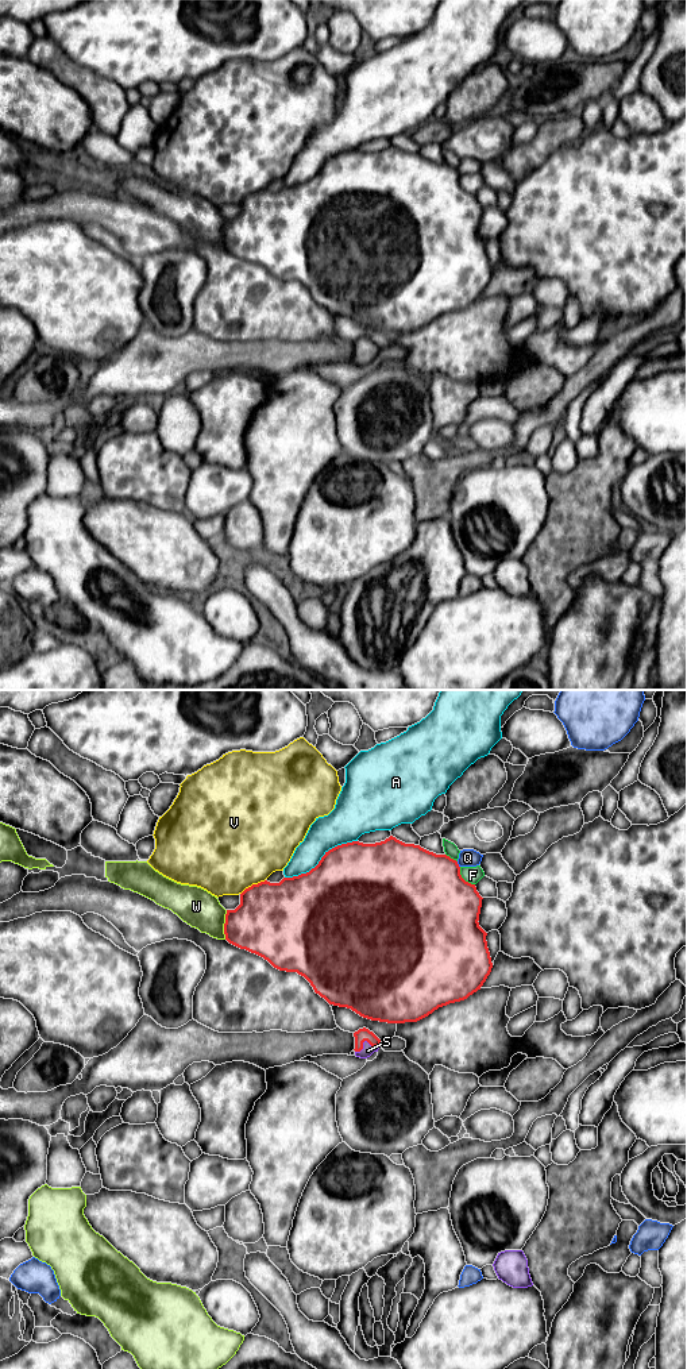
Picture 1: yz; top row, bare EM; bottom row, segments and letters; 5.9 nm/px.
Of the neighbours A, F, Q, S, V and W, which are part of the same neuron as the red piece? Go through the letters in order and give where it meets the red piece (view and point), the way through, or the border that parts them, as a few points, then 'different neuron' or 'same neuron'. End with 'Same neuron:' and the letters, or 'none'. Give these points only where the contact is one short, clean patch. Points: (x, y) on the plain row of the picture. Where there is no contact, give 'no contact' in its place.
A: contact yz (321, 168); different neuron
F: contact yz (462, 186); different neuron
Q: contact yz (458, 173); different neuron
S: contact yz (365, 349); way yz (363, 343), (365, 349), (367, 359); same neuron
V: contact yz (253, 193); different neuron
W: contact yz (224, 234); different neuron
Same neuron: S

